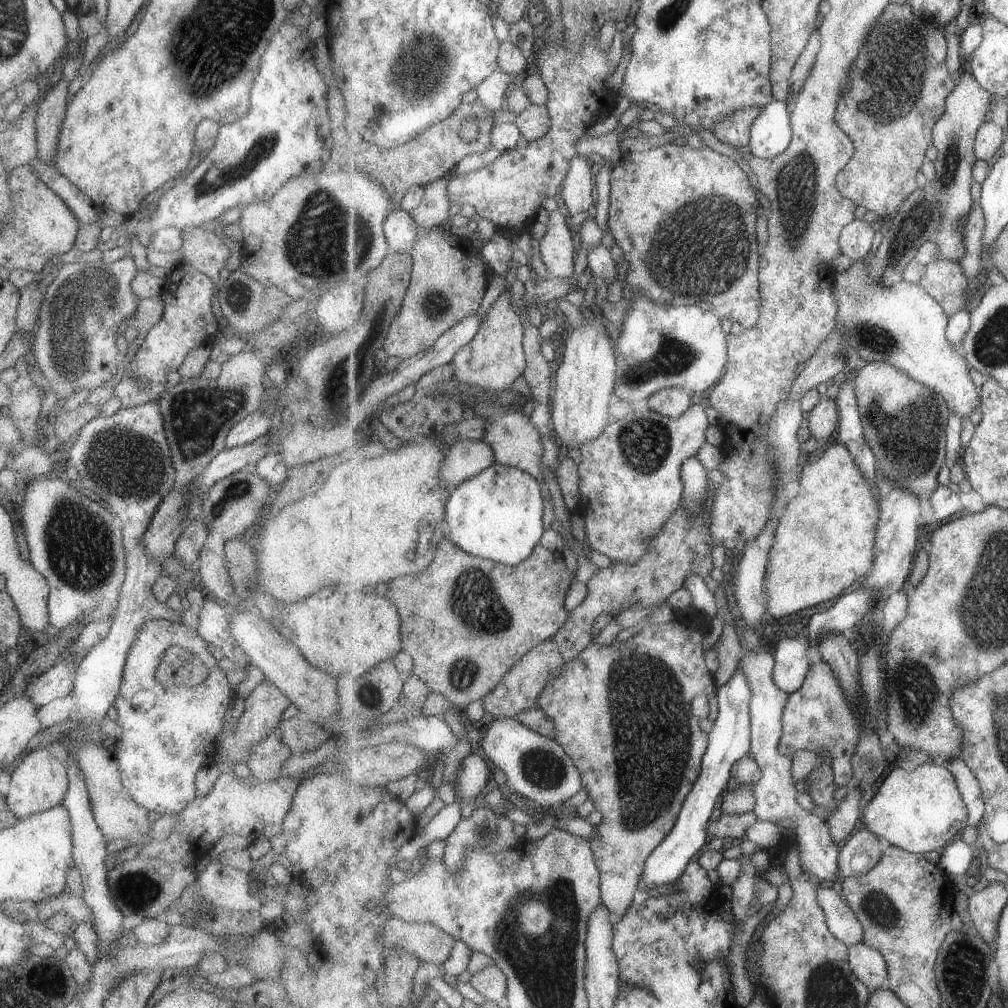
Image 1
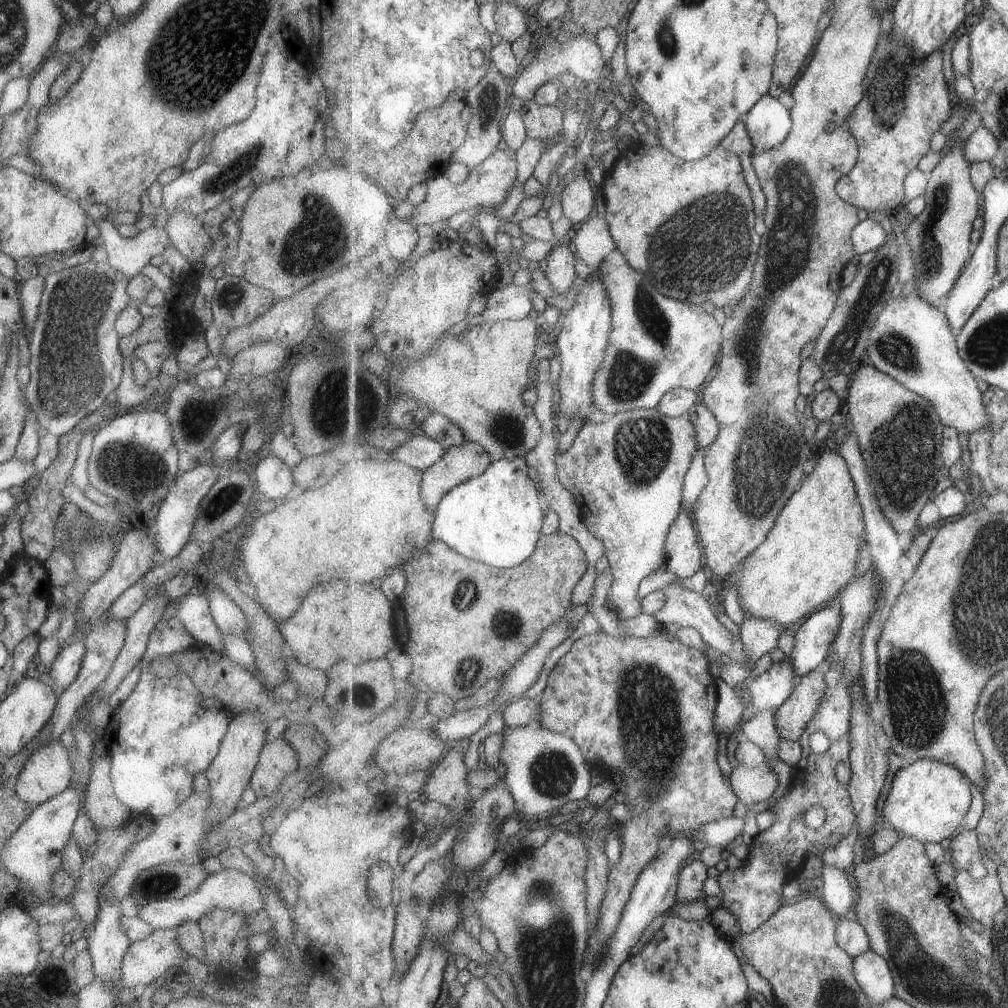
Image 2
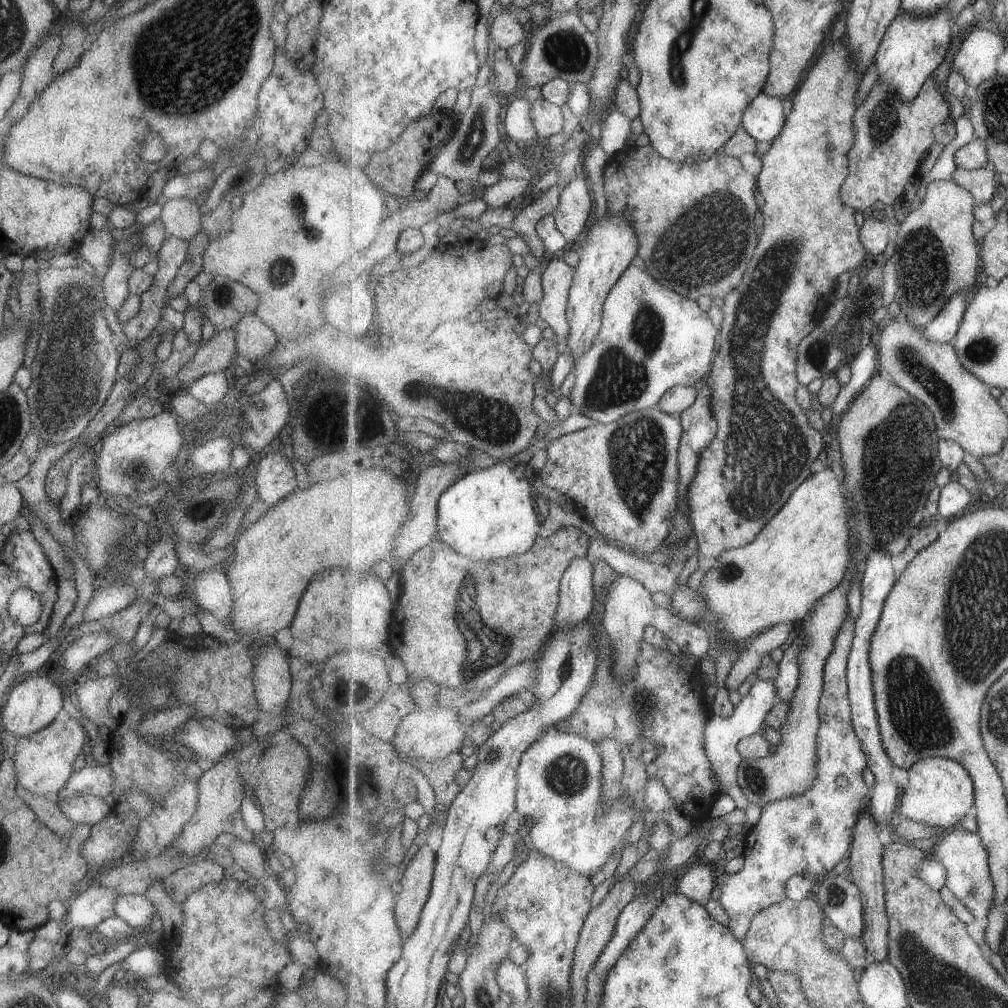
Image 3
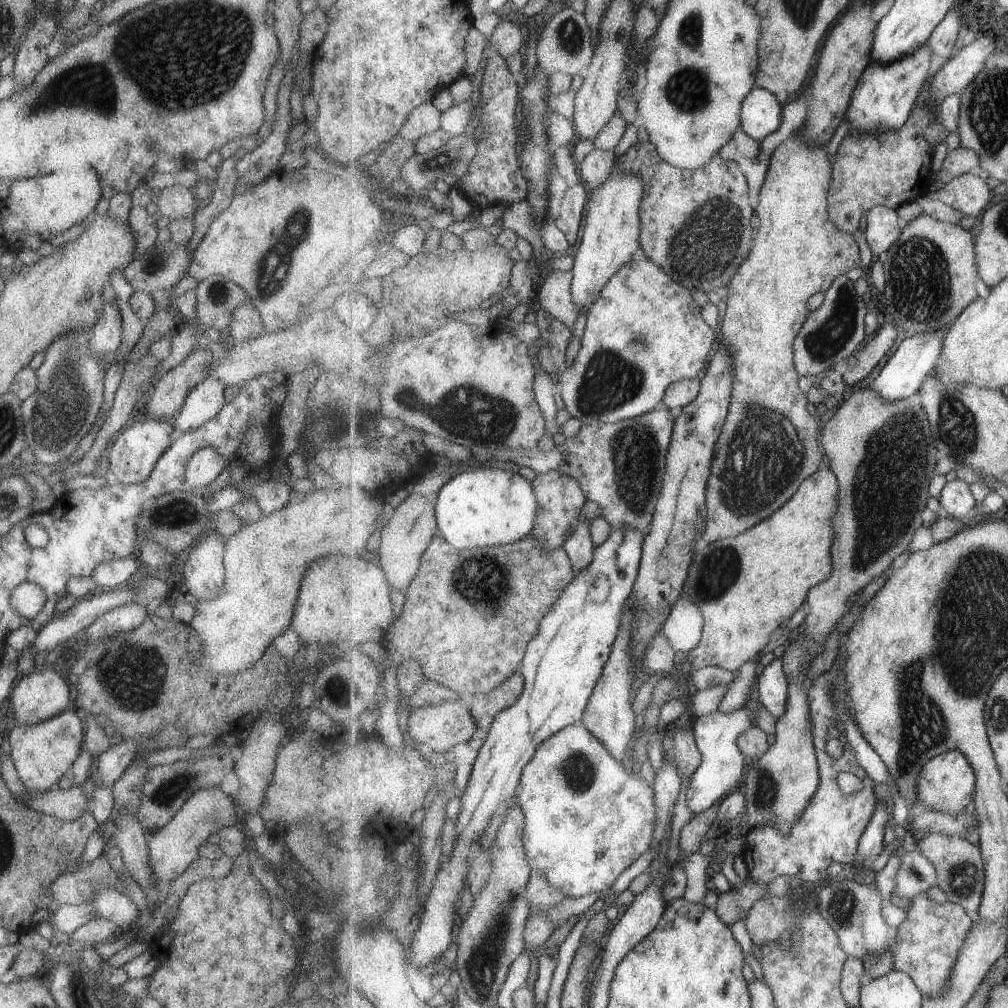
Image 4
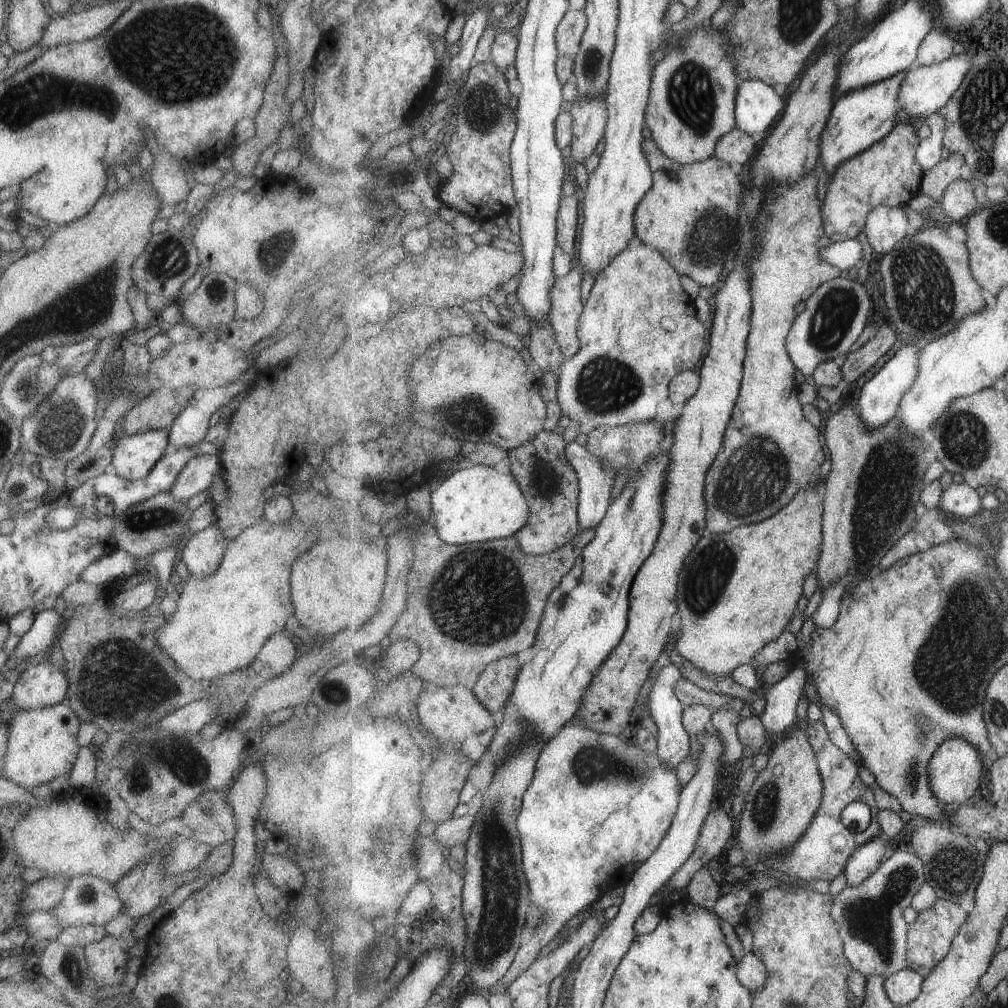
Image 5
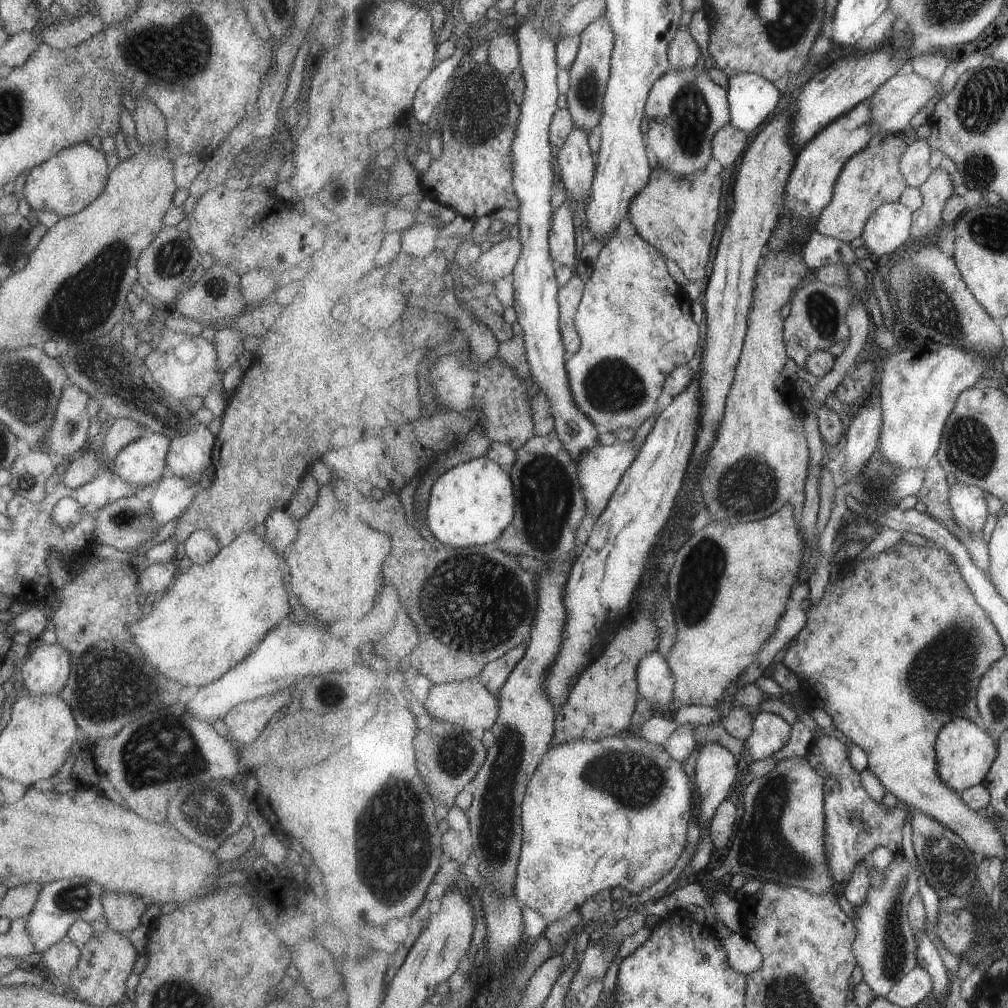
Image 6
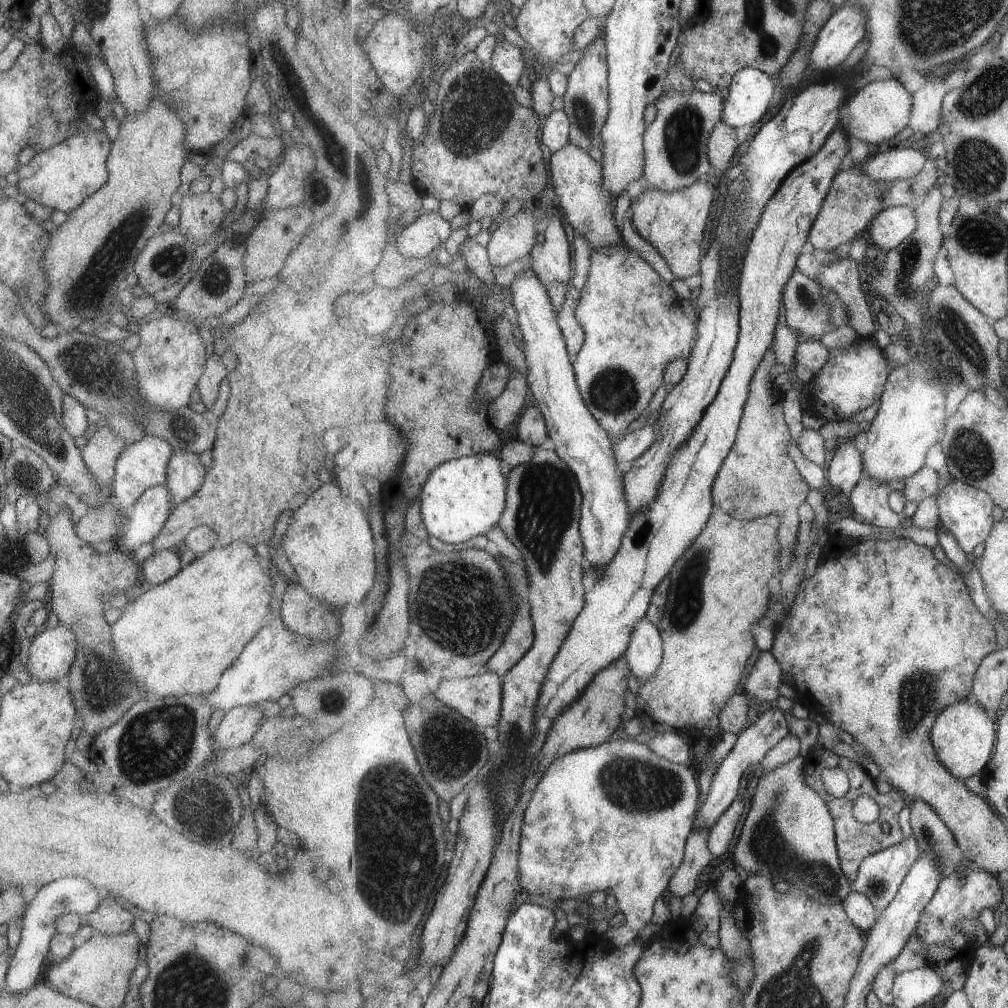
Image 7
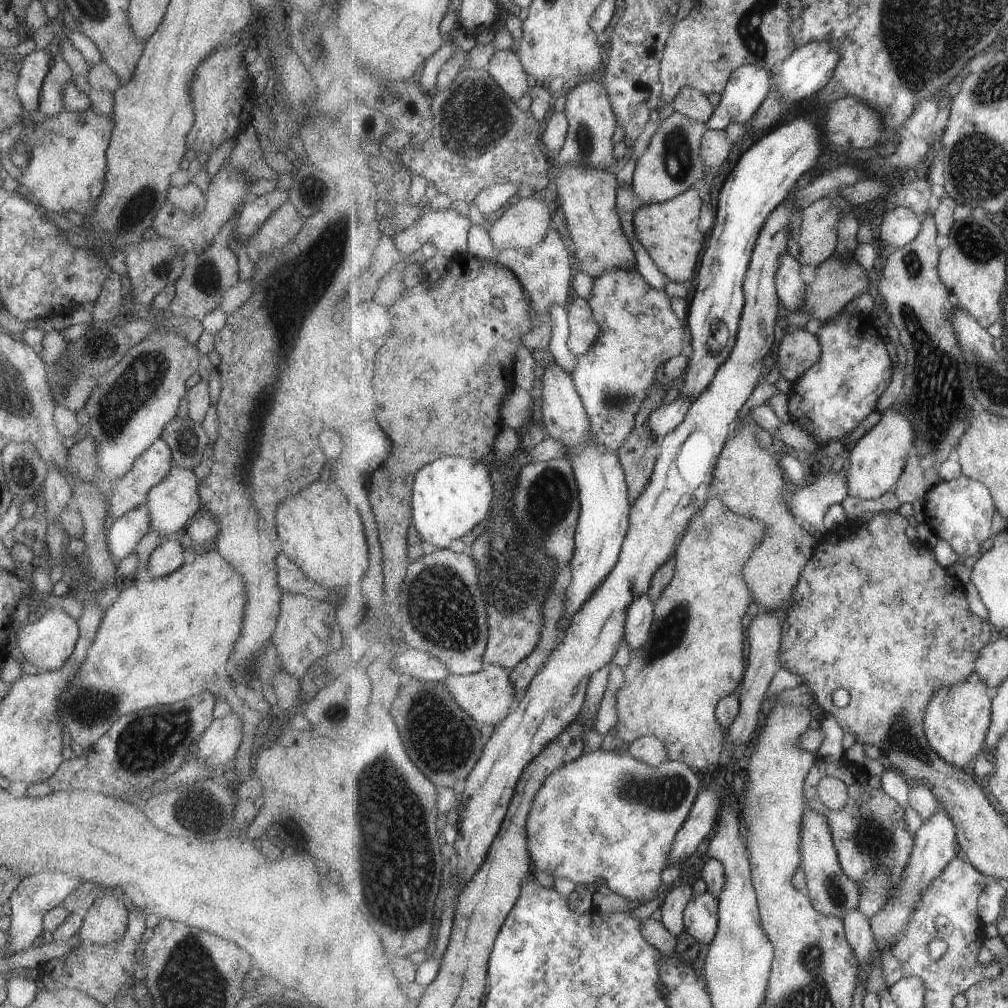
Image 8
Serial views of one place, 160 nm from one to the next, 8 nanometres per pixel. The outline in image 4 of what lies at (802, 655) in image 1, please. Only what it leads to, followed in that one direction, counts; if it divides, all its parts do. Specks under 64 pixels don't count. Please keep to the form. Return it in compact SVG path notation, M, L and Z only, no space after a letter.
M740 708L735 712L722 713L719 709L711 714L695 718L693 727L698 747L702 752L702 766L693 775L687 790L687 806L693 816L713 807L715 802L722 800L728 794L741 790L745 772L745 755L738 747L738 738L748 731L754 722L751 720L751 710Z

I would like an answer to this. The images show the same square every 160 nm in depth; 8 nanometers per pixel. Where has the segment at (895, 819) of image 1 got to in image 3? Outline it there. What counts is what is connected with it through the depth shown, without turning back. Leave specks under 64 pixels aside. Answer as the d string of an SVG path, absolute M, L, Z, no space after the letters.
M927 757L914 764L903 792L899 807L902 818L945 830L956 826L975 804L971 773L959 761L943 757Z

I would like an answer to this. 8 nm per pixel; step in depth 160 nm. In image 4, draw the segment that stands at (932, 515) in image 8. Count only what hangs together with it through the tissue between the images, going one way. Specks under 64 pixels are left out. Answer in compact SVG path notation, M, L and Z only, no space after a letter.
M959 479L947 483L940 494L939 504L949 517L957 519L963 519L978 510L969 484Z

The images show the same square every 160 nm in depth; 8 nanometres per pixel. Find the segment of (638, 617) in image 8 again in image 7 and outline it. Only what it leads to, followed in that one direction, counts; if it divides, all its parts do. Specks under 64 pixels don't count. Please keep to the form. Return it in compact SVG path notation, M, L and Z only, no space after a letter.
M647 617L641 619L632 633L630 647L624 654L630 669L638 679L647 681L658 673L663 655L661 631Z

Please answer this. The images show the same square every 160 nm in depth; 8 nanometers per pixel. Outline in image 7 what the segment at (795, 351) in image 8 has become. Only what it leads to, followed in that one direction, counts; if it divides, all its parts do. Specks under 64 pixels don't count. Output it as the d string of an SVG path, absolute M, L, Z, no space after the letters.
M809 339L799 343L796 350L796 365L793 370L804 385L814 382L819 371L830 359L830 349L818 339Z

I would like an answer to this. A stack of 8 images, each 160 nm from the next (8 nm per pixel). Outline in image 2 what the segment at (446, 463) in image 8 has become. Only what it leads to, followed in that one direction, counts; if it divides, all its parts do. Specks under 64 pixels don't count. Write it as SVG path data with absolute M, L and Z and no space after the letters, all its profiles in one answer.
M526 458L494 460L481 476L450 490L439 503L435 541L446 542L463 556L492 567L516 567L534 554L547 510L539 482L529 478Z

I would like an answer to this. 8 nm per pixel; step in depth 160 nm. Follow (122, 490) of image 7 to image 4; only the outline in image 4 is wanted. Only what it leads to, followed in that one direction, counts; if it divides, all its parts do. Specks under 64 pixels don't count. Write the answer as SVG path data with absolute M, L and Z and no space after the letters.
M141 418L138 422L125 426L107 447L106 461L109 479L124 485L143 483L163 451L169 448L174 435L171 422L162 419Z

